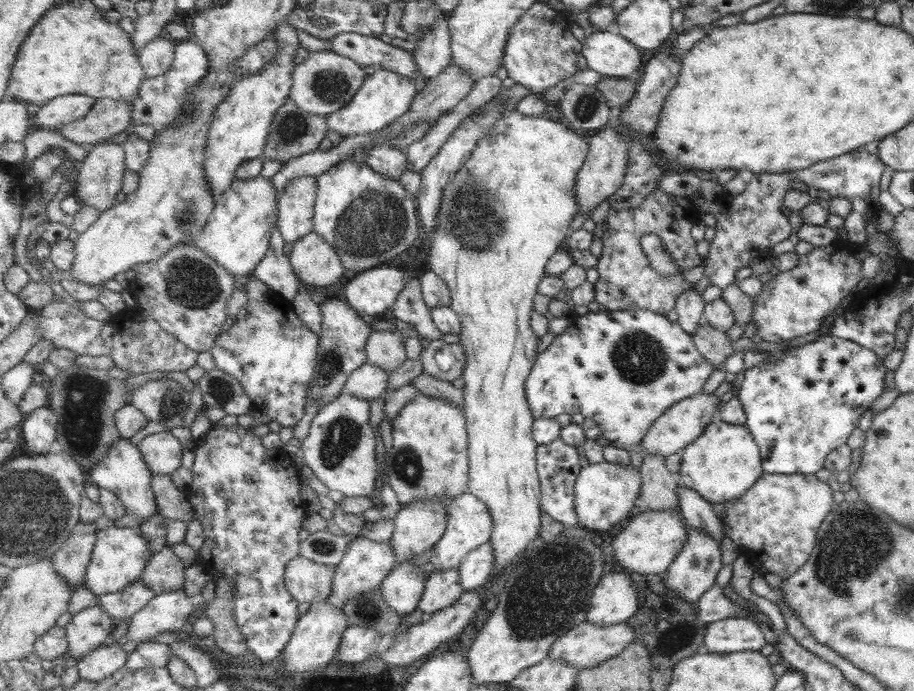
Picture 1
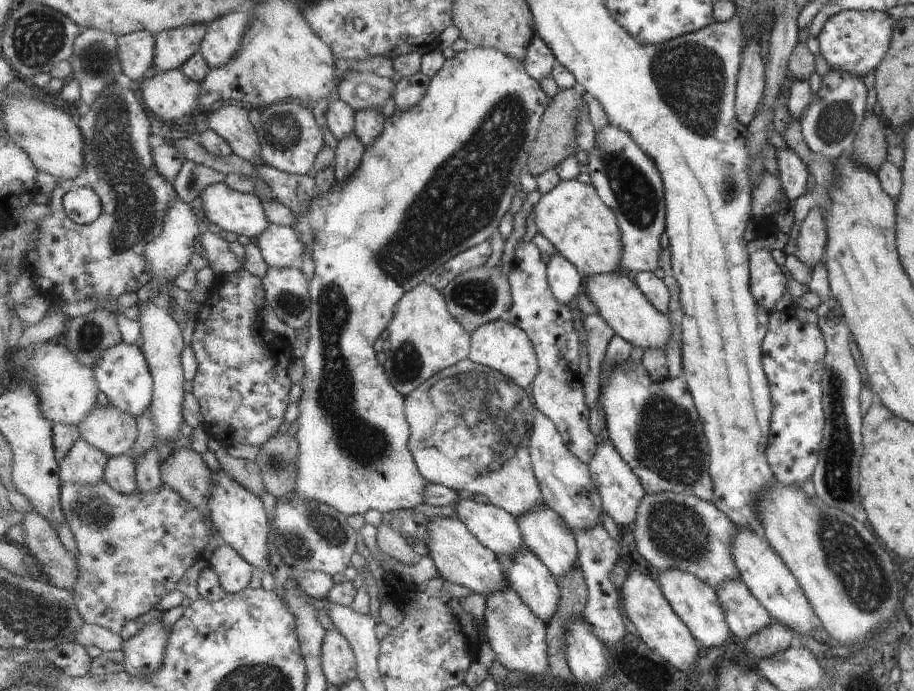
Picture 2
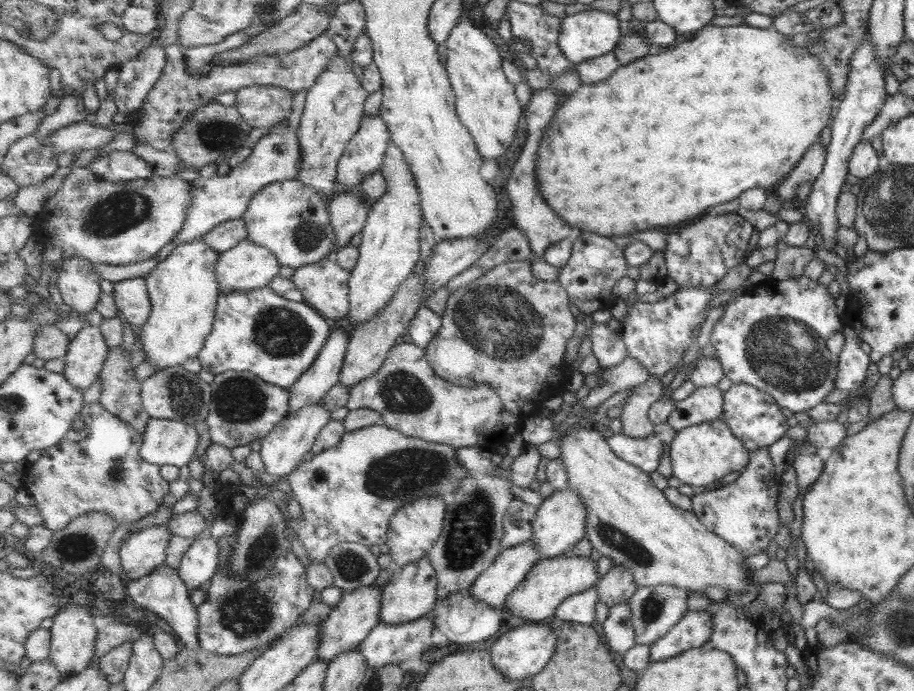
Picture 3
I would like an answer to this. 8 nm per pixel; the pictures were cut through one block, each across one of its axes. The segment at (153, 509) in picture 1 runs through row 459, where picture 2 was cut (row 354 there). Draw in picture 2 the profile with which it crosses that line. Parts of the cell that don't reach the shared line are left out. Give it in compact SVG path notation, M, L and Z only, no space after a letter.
M138 343L125 344L110 349L93 368L96 380L100 384L100 392L104 393L113 407L123 413L137 417L145 414L152 406L154 379L149 364L140 350Z

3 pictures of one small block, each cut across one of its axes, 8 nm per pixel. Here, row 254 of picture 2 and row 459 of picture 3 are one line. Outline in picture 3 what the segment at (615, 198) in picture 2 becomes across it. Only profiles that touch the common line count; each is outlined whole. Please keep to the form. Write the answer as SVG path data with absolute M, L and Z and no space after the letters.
M617 434L607 440L617 456L641 468L643 472L655 472L659 468L665 444L657 436L637 439L625 434Z

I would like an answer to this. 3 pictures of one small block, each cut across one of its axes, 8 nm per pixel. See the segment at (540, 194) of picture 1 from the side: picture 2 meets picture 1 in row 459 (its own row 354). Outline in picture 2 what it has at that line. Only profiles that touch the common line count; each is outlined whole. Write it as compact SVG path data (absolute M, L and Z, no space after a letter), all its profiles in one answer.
M505 320L489 322L472 334L470 359L508 375L509 379L517 382L517 385L525 391L530 390L540 374L539 359L532 340L519 326Z

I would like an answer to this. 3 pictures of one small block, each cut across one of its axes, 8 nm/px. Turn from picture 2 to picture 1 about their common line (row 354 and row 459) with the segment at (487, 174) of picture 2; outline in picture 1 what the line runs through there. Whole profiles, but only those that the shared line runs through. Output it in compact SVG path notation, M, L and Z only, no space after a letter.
M343 391L337 400L320 408L301 448L306 466L329 489L338 490L345 497L373 494L379 470L375 452L377 436L371 426L369 402Z

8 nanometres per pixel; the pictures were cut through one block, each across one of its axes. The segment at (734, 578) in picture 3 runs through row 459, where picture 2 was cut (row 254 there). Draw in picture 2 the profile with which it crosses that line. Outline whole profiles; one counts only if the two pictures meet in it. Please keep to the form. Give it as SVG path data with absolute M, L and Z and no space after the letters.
M576 179L567 180L549 194L541 195L533 208L537 230L579 270L581 277L622 272L620 259L624 251L620 227L616 215L605 205L595 187Z

